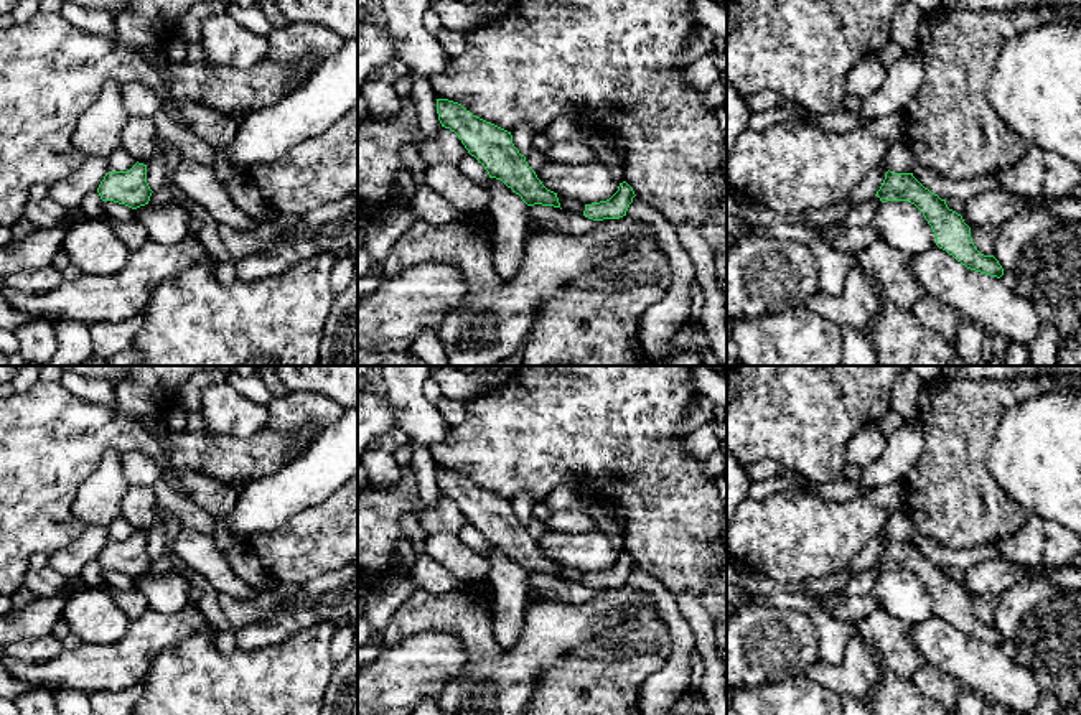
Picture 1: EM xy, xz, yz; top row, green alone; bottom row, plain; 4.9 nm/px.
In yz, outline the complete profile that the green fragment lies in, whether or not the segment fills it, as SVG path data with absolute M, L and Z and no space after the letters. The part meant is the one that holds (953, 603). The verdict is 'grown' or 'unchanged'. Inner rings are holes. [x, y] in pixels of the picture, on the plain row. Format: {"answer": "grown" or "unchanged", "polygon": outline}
{"answer": "unchanged", "polygon": "M888 539L875 565L882 572L908 570L915 573L931 595L939 618L971 639L997 647L1004 644L1004 638L994 624L984 624L977 619L971 606L971 596L962 585L949 578L946 568L924 557L913 542L893 542Z"}

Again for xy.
{"answer": "unchanged", "polygon": "M137 530L127 540L109 540L97 562L102 570L114 570L132 578L148 573L153 560L147 552L147 534Z"}

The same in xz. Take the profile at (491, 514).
{"answer": "unchanged", "polygon": "M437 468L437 483L442 496L458 504L489 547L501 549L527 575L560 577L557 562L542 554L526 526L514 516L511 501L473 484L461 473L448 468Z"}

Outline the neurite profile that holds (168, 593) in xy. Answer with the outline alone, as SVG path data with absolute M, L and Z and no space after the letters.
M171 568L163 575L140 575L135 578L135 590L138 590L148 601L148 608L158 613L180 613L190 601L190 580Z

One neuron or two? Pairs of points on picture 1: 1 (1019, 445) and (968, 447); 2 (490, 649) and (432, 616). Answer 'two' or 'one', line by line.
1: two
2: one

